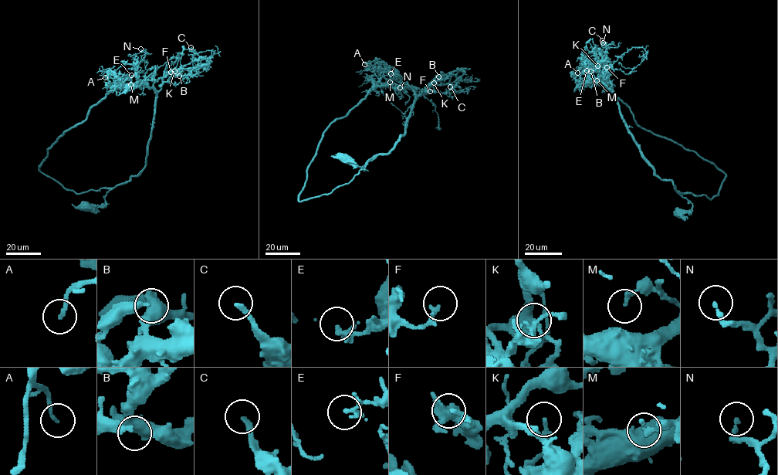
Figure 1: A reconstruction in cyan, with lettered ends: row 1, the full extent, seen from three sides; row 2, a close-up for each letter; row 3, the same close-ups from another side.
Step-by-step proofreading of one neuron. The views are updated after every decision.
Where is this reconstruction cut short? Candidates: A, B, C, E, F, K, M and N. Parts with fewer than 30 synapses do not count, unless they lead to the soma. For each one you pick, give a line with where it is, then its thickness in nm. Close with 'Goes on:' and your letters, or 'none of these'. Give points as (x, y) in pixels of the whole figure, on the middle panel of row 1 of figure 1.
C: place (450, 86); calibre 200 nm
F: place (430, 91); calibre 200 nm
Goes on: C, F

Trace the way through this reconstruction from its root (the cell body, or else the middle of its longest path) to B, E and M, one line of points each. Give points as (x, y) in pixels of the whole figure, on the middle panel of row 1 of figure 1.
B: (346, 159), (350, 159), (364, 170), (370, 158), (386, 154), (406, 132), (416, 98), (438, 76)
E: (346, 159), (350, 159), (364, 170), (370, 158), (386, 154), (406, 132), (415, 93), (397, 72), (390, 73)
M: (346, 159), (364, 170), (370, 158), (386, 154), (406, 132), (415, 93), (407, 82), (399, 85), (390, 82)

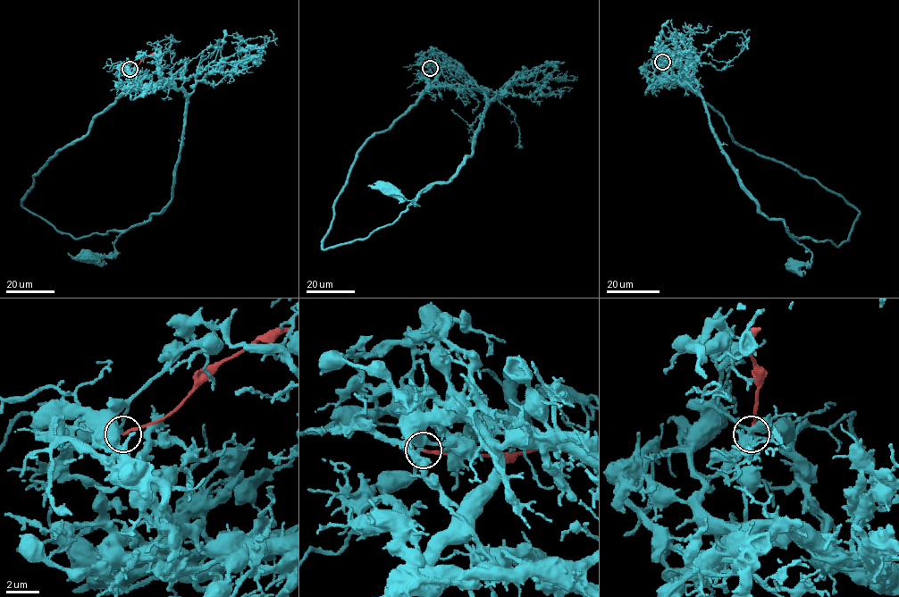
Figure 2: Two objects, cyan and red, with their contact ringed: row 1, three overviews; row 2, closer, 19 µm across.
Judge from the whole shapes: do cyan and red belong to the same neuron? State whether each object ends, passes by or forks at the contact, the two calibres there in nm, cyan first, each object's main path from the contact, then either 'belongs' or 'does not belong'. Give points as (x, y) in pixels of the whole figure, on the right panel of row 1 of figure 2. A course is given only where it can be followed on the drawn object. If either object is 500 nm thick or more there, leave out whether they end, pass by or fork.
cyan forks | red ends | 180/170 nm | cyan via (662, 62), (654, 73), (701, 98), (758, 210), (811, 254), (795, 265) | red via (662, 62), (664, 45) | does not belong

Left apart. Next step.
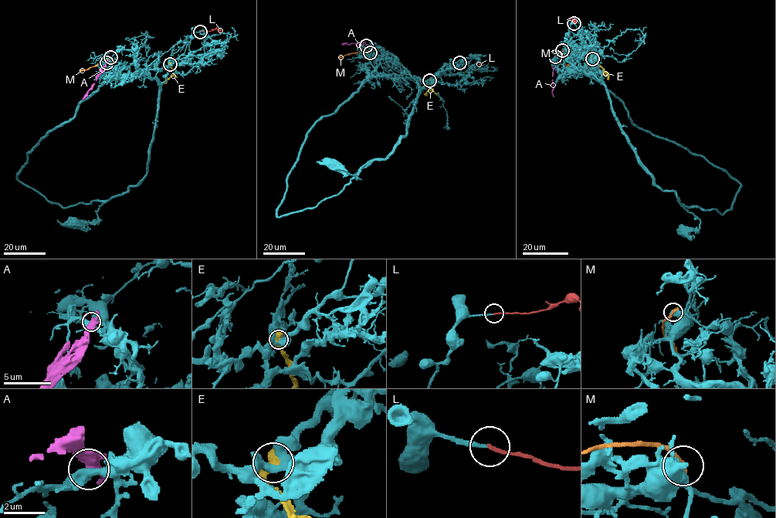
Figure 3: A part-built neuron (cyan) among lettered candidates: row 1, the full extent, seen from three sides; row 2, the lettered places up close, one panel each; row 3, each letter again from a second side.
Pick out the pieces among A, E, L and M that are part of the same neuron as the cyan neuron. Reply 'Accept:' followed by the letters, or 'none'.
Accept: L

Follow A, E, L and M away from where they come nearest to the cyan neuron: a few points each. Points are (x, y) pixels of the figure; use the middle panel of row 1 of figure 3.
A: (366, 46), (363, 43), (341, 45)
E: (429, 80), (432, 90), (423, 93)
L: (459, 62), (481, 64)
M: (370, 52), (361, 50), (339, 58)

